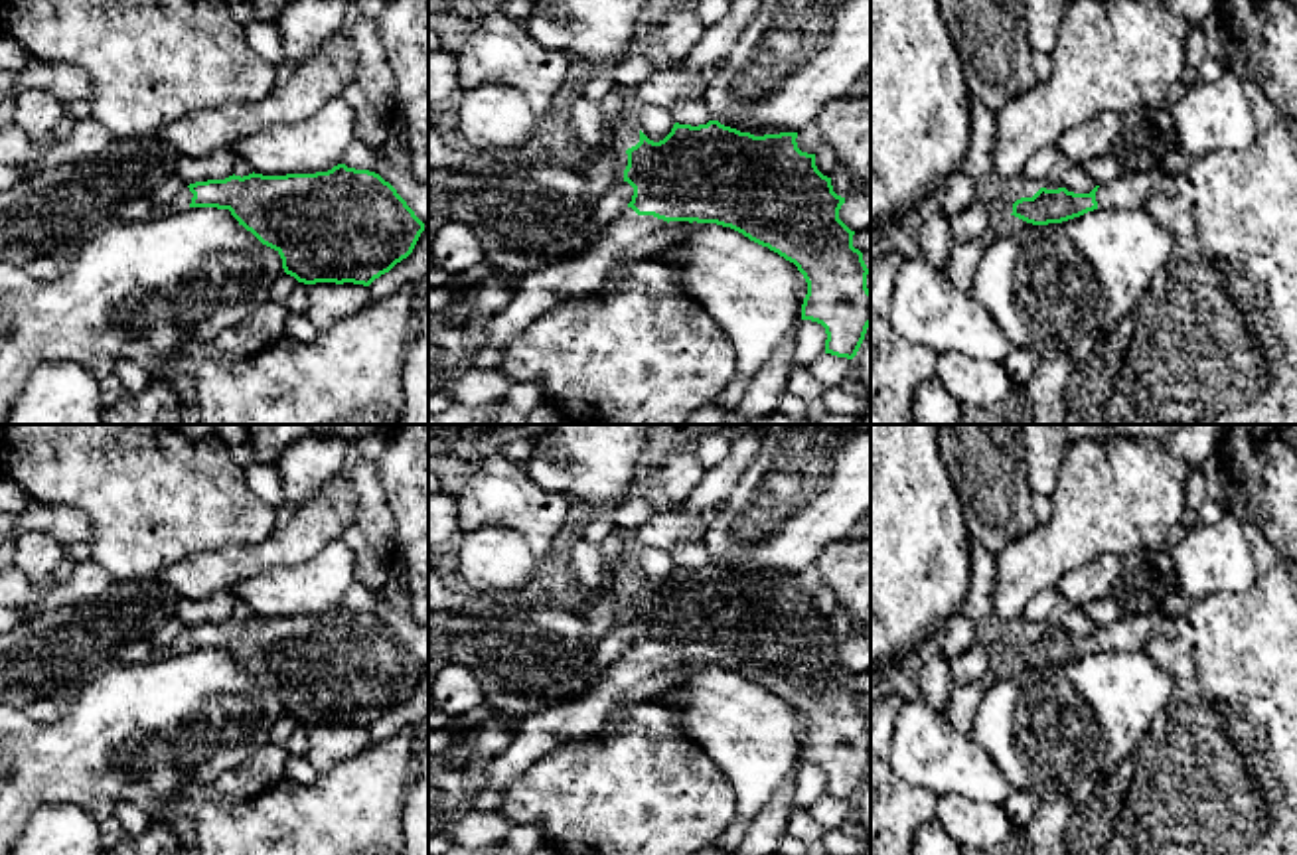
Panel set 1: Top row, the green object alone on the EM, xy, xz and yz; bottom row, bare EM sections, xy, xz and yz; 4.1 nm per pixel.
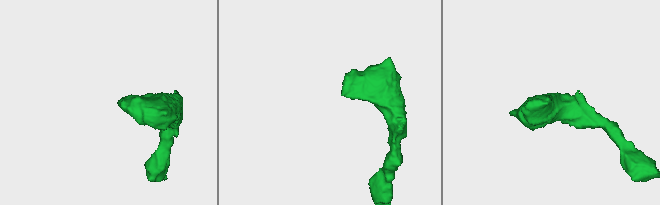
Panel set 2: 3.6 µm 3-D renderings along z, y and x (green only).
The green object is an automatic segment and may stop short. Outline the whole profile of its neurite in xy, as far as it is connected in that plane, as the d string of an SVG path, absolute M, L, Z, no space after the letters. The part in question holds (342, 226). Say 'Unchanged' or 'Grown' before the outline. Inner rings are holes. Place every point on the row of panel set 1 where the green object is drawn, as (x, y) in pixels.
Grown. M338 164L328 172L286 176L229 176L190 184L180 192L176 209L217 207L251 231L282 259L286 274L298 282L353 282L369 286L407 259L424 223L415 215L397 190L379 174Z

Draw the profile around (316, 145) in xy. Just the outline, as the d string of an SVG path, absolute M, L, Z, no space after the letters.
M340 97L294 124L272 124L239 138L231 148L255 174L328 172L355 142L357 113Z

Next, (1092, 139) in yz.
M1104 111L1084 124L1068 130L1056 144L1072 164L1104 156L1111 150L1117 134L1121 132L1121 115Z

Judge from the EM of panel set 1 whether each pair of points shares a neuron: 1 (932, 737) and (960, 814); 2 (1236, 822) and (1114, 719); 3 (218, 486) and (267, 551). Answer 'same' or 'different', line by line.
1: different
2: different
3: different

